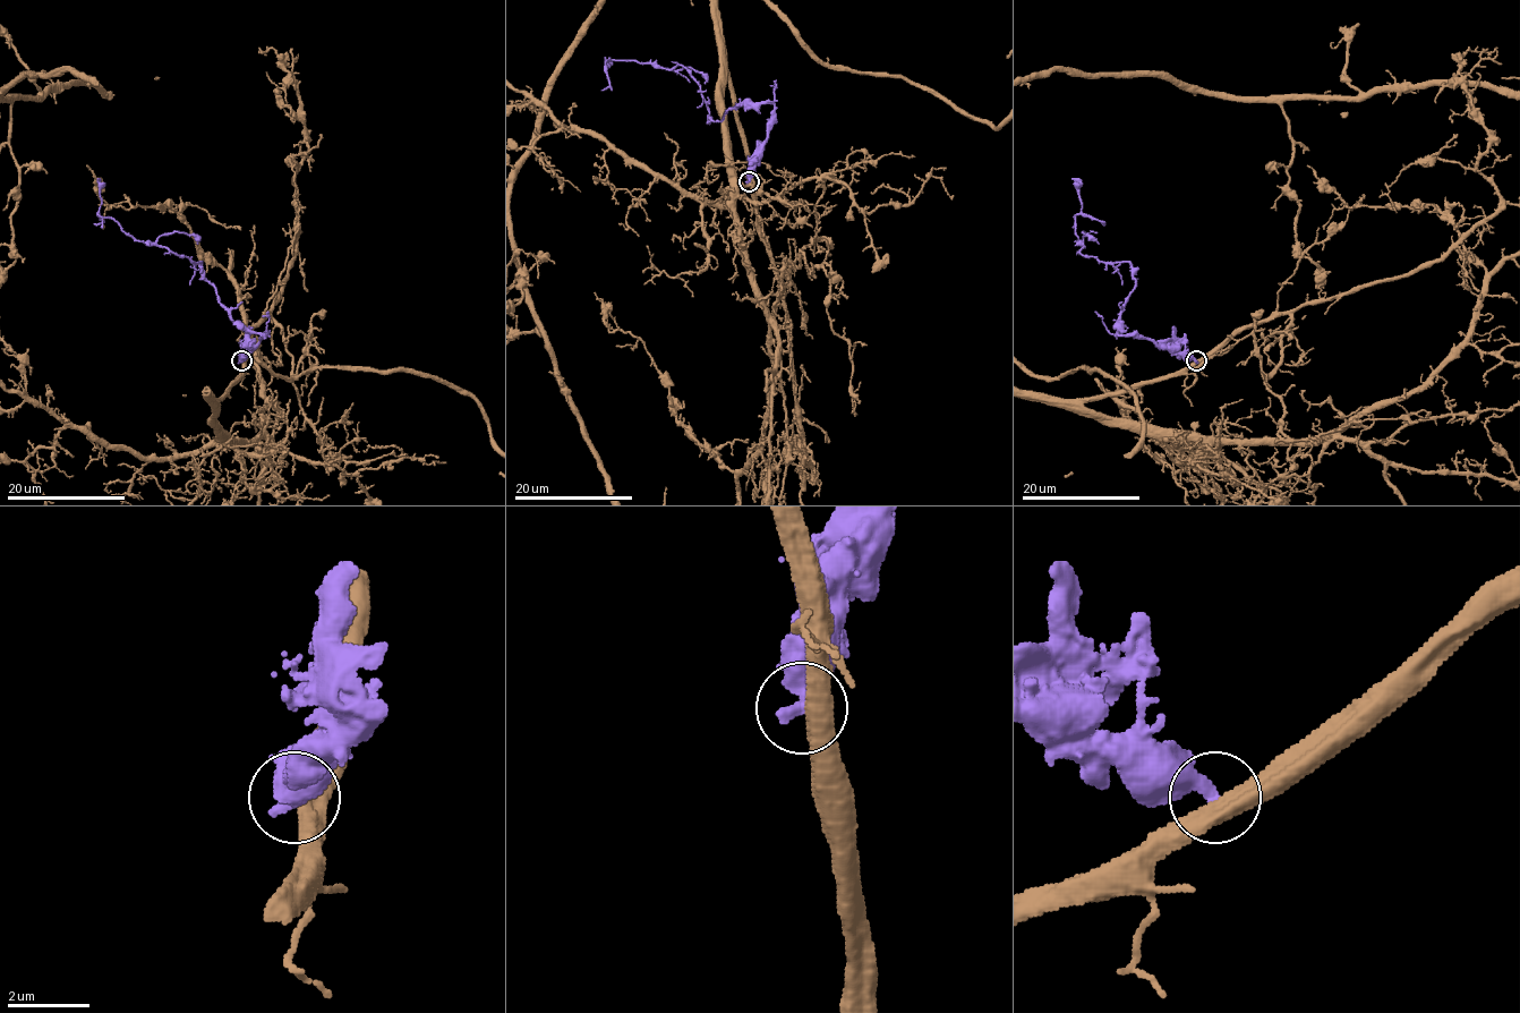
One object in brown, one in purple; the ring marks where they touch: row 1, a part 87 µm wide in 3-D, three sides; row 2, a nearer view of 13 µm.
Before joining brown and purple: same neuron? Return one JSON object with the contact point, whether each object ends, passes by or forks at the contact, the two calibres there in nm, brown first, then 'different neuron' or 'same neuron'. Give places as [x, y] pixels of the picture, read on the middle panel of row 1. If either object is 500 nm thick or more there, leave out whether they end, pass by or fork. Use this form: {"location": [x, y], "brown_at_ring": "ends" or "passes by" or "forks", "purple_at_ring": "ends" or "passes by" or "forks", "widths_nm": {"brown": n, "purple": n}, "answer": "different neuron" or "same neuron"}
{"location": [749, 181], "brown_at_ring": "passes by", "purple_at_ring": "ends", "widths_nm": {"brown": 480, "purple": 480}, "answer": "different neuron"}

